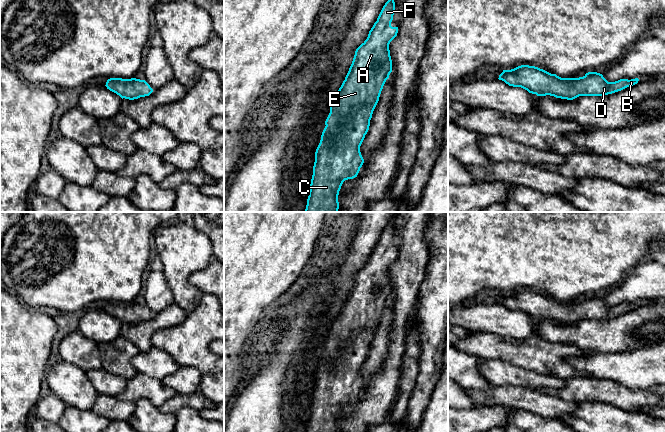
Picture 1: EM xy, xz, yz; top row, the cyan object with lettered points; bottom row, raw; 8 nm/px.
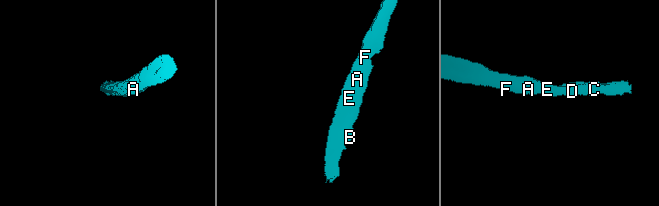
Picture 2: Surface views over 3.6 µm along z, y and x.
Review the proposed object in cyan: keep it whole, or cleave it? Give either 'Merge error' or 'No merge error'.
No merge error

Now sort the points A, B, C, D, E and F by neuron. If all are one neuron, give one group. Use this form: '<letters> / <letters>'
A B C D E F

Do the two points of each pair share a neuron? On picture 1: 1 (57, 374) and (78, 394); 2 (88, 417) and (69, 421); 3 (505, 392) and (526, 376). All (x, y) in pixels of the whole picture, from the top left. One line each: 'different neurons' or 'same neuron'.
1: same neuron
2: same neuron
3: different neurons

